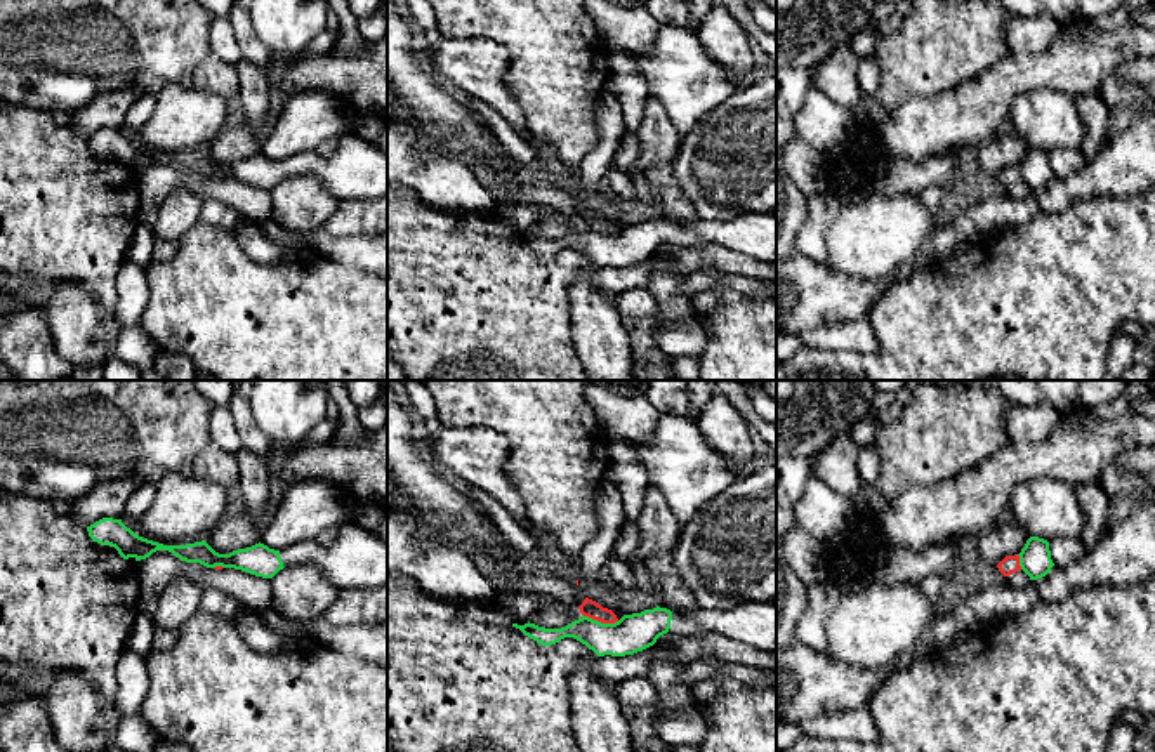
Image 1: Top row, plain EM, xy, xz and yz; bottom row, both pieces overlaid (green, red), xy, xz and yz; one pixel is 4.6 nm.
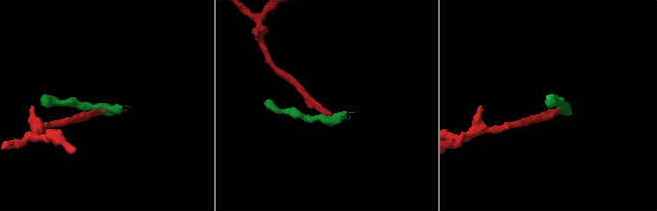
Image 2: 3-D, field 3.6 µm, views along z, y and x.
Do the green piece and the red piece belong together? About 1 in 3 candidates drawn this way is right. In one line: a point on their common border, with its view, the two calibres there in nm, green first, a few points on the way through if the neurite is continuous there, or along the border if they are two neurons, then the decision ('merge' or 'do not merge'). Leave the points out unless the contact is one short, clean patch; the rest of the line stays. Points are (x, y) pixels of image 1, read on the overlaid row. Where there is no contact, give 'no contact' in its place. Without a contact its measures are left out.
contact xz (600, 622); calibres 180 and 80 nm; border xz (582, 613), (601, 622), (619, 620); do not merge

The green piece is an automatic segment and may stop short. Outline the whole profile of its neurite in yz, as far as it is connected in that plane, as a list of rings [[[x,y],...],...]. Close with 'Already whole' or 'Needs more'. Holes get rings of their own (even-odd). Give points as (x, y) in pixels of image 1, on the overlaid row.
[[[1030,537],[1018,556],[1020,566],[1030,580],[1046,577],[1054,566],[1049,542],[1039,537]]]. Already whole

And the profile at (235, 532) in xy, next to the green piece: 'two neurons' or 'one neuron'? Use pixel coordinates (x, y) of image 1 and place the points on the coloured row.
two neurons

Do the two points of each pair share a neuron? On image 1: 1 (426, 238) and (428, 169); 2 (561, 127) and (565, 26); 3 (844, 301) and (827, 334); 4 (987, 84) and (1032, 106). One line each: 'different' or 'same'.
1: different
2: same
3: different
4: different

